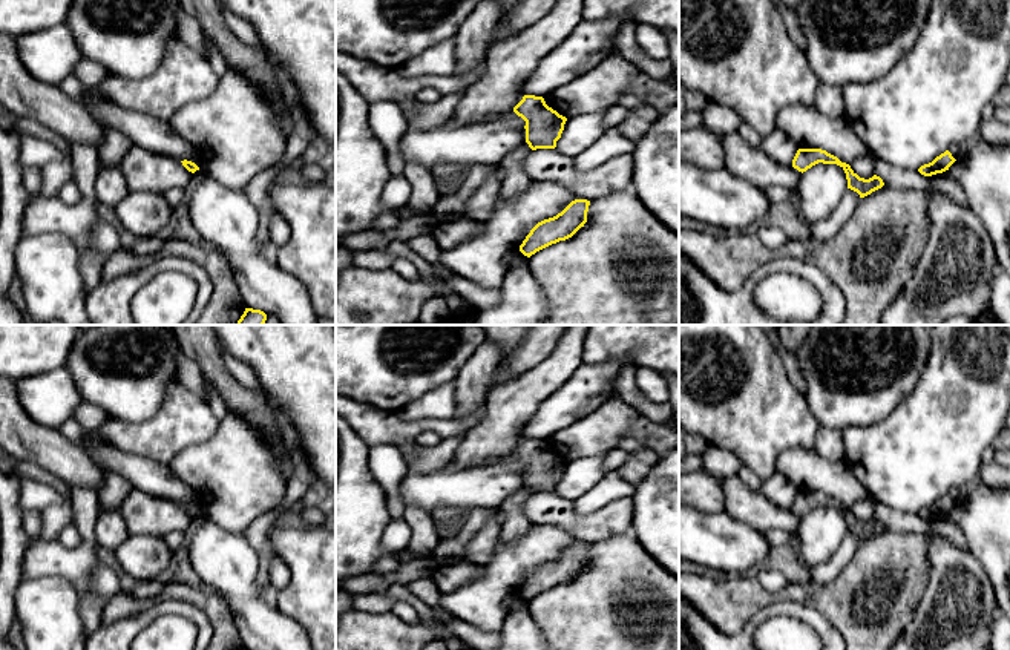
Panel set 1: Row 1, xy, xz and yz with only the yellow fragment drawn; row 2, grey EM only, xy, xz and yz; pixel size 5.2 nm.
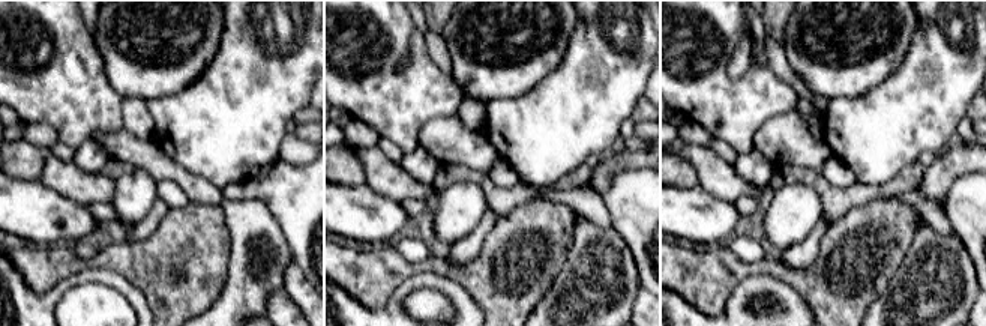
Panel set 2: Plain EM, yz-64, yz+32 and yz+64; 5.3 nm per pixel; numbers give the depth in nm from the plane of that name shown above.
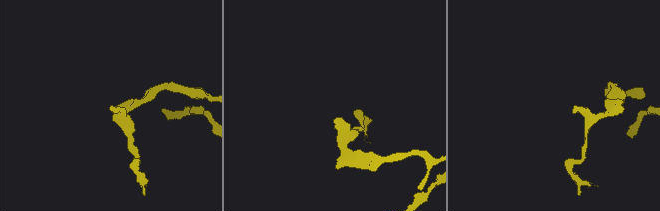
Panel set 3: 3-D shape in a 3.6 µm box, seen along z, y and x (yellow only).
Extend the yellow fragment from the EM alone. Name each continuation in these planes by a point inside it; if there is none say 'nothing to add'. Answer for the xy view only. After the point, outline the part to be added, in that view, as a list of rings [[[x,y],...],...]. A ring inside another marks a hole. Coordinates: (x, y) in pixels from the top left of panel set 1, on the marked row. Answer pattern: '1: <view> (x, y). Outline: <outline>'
nothing to add

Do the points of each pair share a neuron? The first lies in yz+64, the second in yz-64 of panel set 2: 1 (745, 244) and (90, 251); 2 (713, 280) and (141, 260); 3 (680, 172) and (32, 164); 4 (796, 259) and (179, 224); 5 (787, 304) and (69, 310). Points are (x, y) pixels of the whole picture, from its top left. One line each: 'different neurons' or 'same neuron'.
1: same neuron
2: same neuron
3: same neuron
4: different neurons
5: different neurons

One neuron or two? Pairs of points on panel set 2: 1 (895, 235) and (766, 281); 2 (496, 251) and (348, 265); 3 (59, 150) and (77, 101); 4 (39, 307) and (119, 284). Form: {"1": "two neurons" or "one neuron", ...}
{"1": "two neurons", "2": "one neuron", "3": "two neurons", "4": "one neuron"}

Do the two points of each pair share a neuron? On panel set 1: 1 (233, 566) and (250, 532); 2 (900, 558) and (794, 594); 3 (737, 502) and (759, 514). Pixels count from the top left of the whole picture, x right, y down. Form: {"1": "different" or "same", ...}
{"1": "different", "2": "same", "3": "same"}

